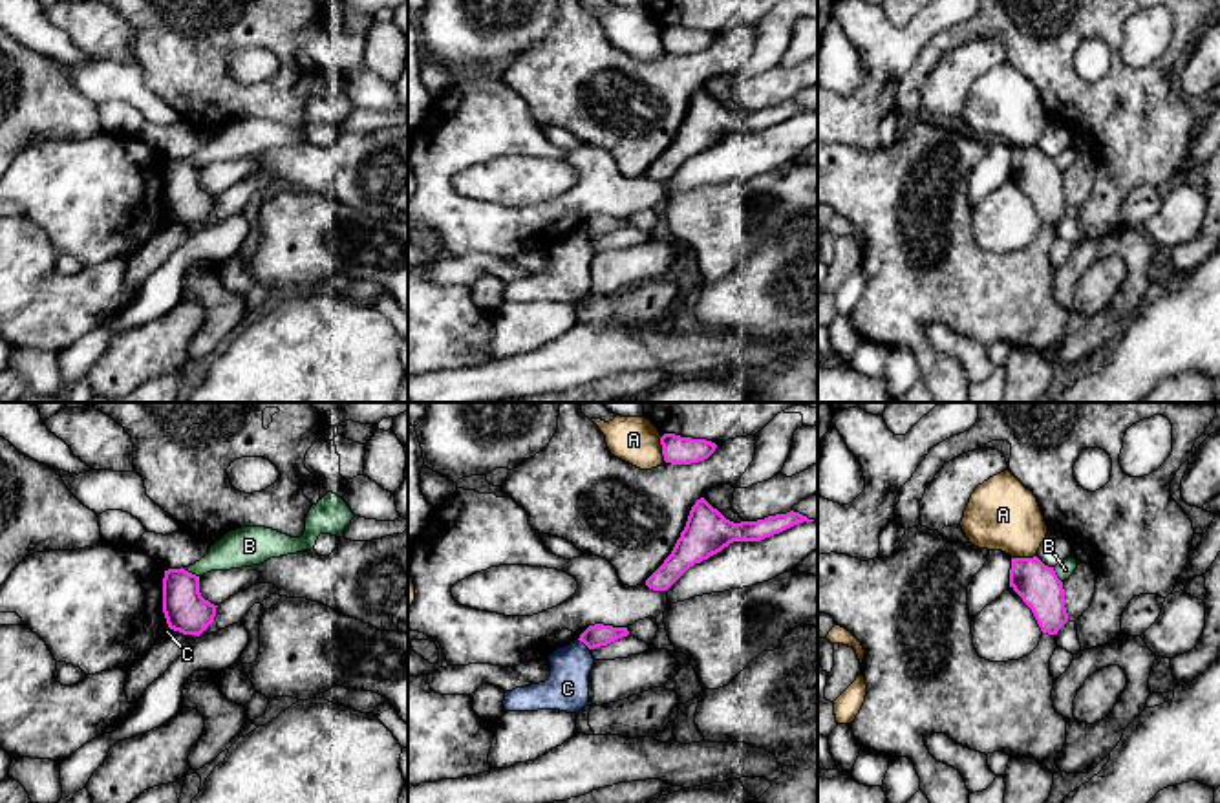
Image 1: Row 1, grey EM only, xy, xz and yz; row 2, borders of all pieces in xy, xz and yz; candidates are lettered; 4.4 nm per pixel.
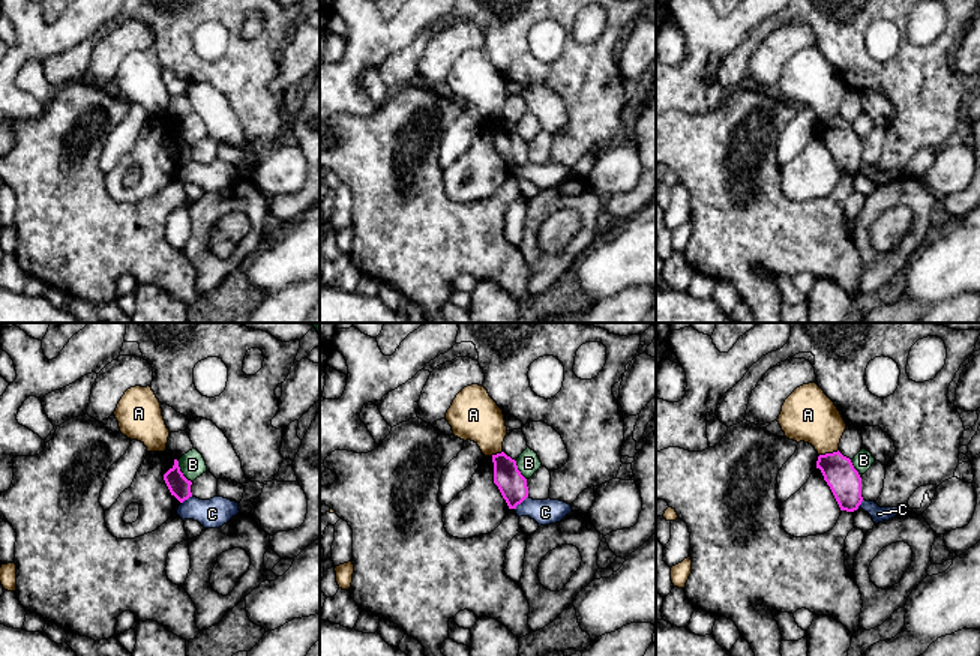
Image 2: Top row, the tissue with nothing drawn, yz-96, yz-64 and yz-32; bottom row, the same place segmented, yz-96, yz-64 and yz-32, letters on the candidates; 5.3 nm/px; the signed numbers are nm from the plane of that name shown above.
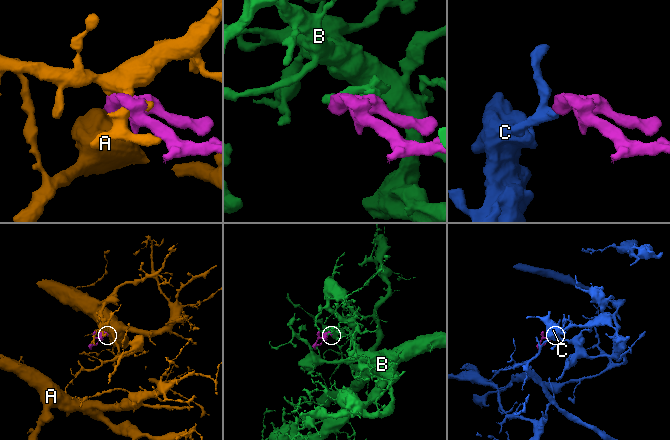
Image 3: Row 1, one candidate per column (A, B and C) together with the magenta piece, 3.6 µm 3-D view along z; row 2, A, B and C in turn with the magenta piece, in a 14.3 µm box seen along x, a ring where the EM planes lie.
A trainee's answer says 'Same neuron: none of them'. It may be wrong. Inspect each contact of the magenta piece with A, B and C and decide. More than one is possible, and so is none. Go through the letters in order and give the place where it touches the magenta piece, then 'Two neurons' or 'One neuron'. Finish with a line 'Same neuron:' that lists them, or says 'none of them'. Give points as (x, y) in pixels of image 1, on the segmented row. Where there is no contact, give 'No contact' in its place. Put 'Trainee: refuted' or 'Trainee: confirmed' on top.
Trainee: confirmed
A: Touches magenta at xz (663, 449). Two neurons
B: Touches magenta at xy (191, 573). Two neurons
C: Touches magenta at xz (584, 642). Two neurons
Same neuron: none of them

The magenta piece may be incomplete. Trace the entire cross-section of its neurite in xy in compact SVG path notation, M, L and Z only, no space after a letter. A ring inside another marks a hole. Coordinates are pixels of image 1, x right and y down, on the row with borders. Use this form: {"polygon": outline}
{"polygon": "M181 569L165 571L163 613L170 629L201 635L216 616L216 607L199 593L199 576Z"}

